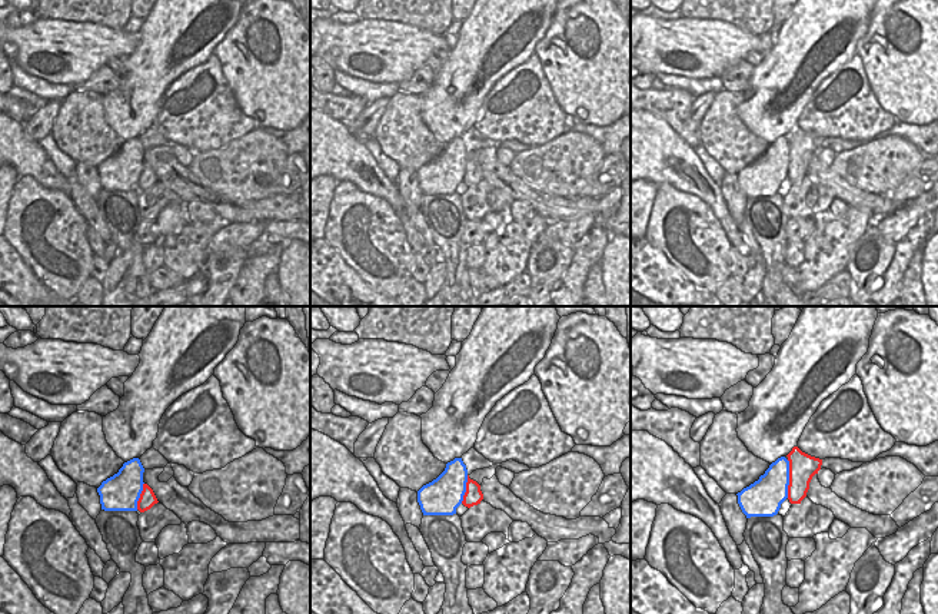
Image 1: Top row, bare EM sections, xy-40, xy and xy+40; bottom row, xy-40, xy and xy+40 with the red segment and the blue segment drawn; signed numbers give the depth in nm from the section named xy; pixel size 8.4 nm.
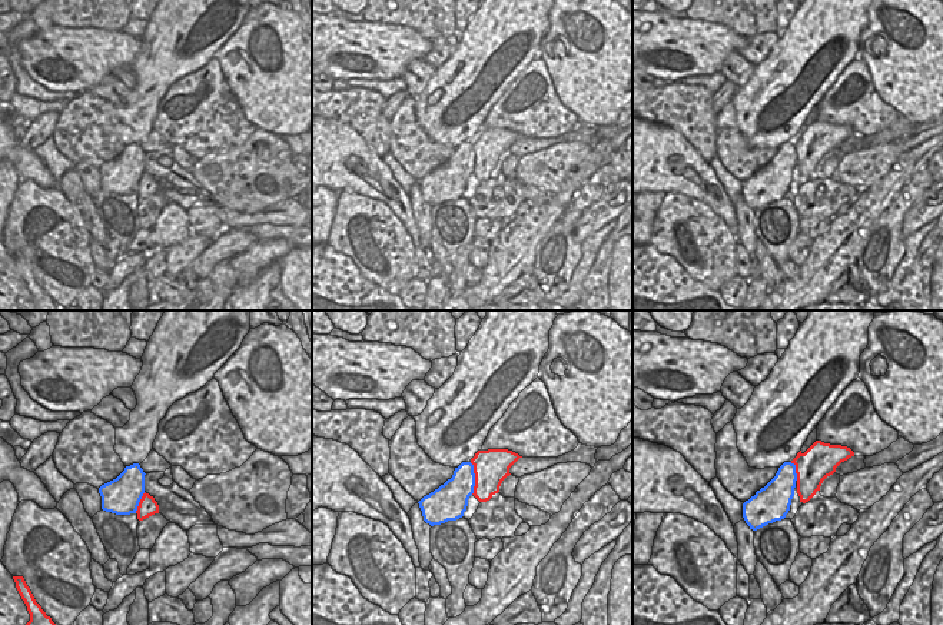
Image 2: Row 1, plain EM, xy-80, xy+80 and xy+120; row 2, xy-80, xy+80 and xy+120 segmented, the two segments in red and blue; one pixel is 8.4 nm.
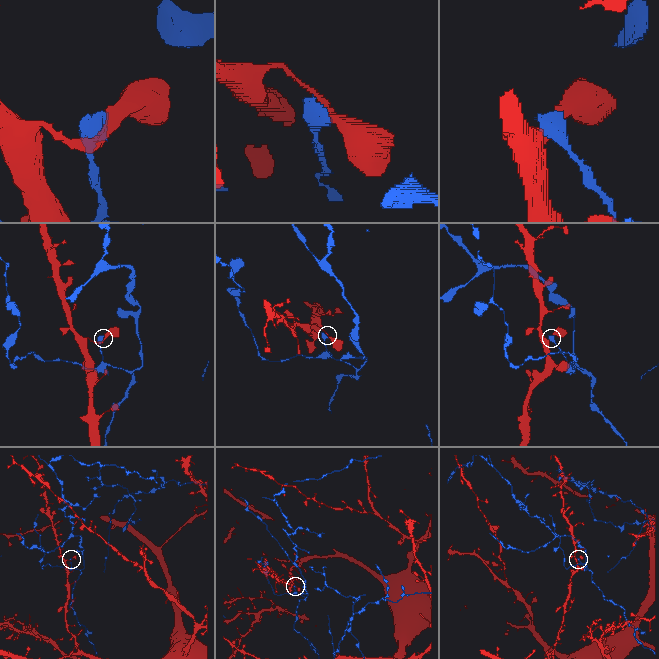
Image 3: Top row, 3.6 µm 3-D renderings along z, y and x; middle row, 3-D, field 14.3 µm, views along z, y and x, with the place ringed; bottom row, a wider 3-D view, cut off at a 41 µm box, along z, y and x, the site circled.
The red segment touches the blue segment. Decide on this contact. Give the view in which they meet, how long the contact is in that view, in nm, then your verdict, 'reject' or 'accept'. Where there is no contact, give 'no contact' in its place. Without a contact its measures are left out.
contact in xy+40; length 320 nm; reject

